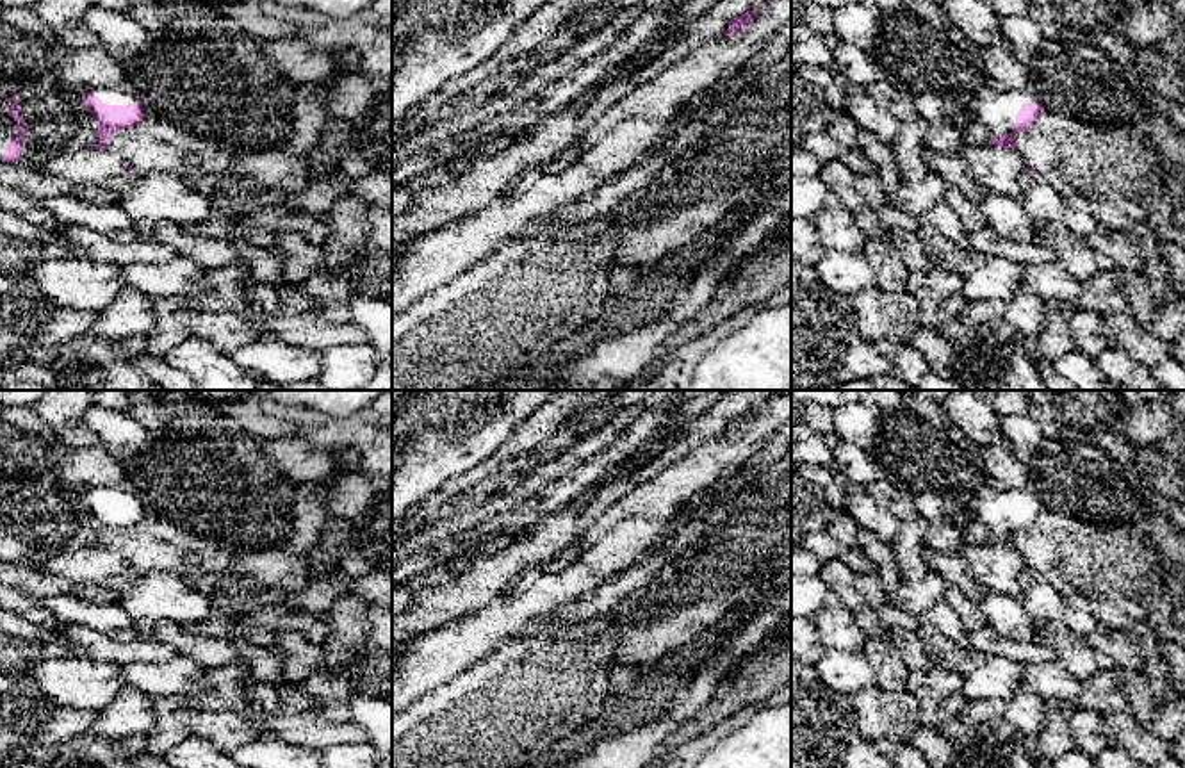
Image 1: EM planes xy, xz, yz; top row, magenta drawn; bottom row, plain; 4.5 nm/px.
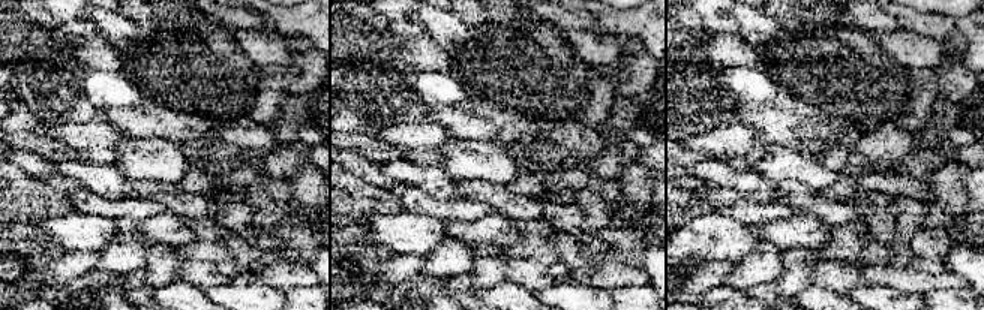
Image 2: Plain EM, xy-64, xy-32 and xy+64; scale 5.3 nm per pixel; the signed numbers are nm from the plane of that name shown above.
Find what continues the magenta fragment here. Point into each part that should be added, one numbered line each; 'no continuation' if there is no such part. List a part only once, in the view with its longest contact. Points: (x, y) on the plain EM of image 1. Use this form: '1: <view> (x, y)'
1: yz (998, 512)

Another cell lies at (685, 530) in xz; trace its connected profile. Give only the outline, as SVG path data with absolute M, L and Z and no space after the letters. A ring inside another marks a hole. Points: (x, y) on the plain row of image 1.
M720 483L702 494L684 499L681 510L670 519L668 527L656 542L656 552L645 554L631 567L608 577L599 588L531 620L520 636L536 633L538 627L572 625L601 618L624 599L647 590L658 581L666 563L684 554L706 535L706 517L732 501L732 492L722 492Z

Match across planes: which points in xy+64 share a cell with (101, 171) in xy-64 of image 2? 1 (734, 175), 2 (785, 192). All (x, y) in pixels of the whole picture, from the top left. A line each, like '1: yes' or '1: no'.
1: yes
2: no

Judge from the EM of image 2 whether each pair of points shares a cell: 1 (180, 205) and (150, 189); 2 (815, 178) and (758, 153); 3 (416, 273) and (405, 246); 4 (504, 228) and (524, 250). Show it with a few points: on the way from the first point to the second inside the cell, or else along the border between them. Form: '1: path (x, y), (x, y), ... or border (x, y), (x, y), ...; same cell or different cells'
1: path (173, 199), (158, 192); same cell
2: path (801, 168), (771, 162); same cell
3: border (407, 253), (425, 256); different cells
4: border (518, 222), (519, 238), (504, 249); different cells

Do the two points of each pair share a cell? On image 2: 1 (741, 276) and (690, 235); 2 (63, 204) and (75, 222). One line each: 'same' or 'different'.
1: different
2: different

